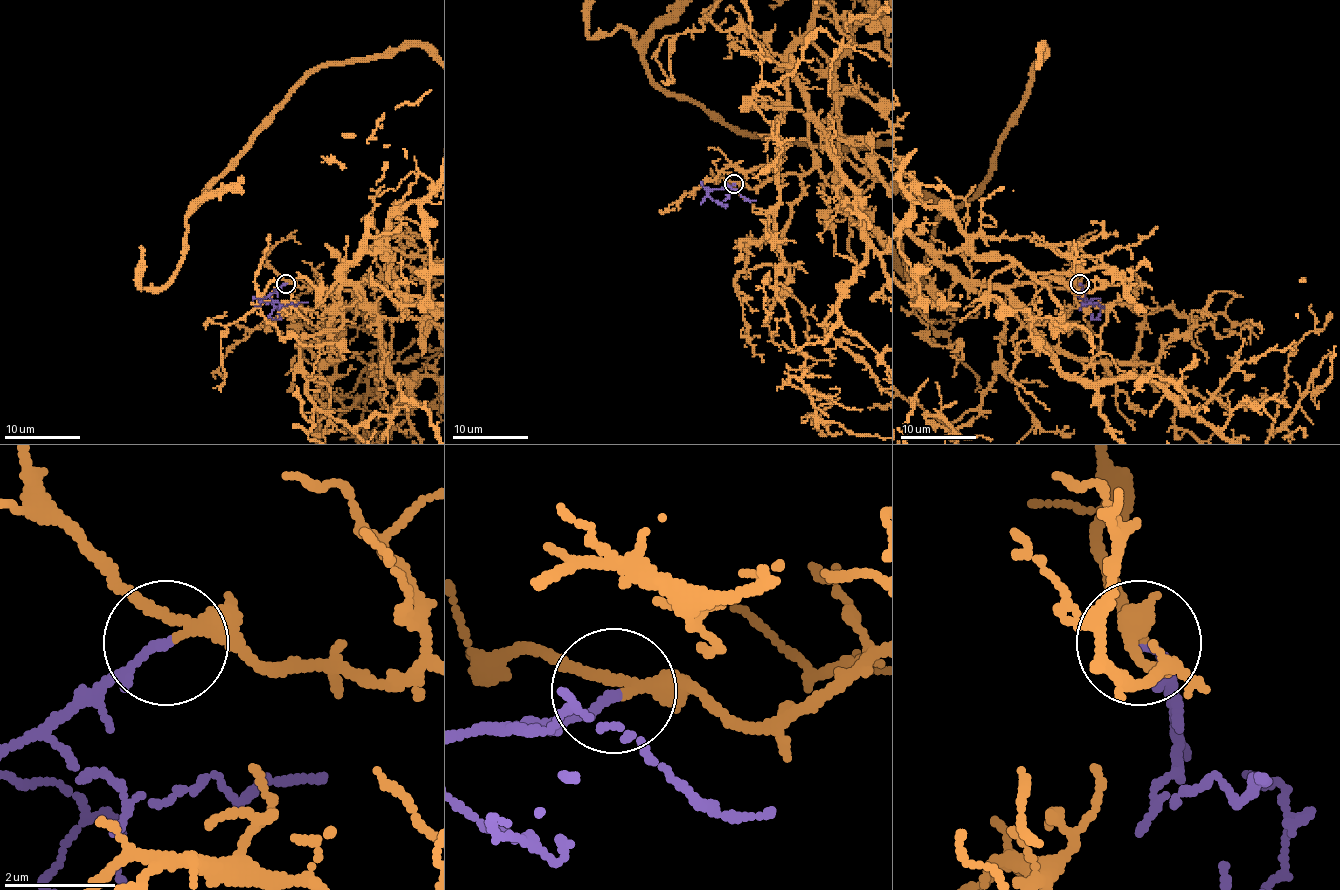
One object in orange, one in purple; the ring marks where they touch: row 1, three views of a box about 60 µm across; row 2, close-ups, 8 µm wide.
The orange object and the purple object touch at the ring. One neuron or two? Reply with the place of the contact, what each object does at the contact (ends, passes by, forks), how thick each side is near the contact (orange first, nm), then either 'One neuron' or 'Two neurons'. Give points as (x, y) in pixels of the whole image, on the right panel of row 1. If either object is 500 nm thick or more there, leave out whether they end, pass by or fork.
Place: (1080, 284). At the ring orange forks. At the ring purple ends. Thickness 170 nm (orange) against 170 nm. One neuron

